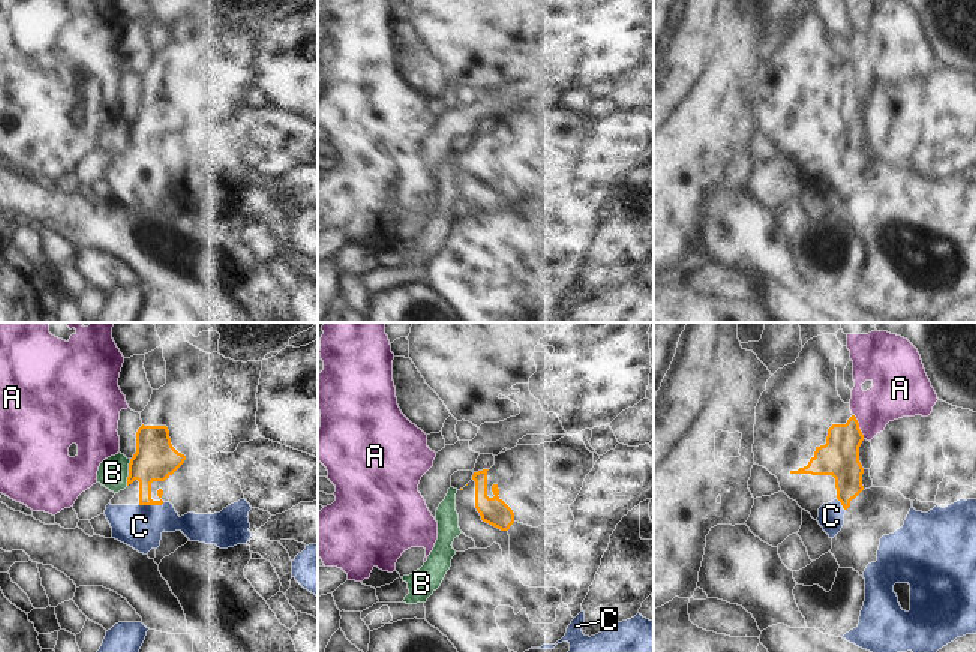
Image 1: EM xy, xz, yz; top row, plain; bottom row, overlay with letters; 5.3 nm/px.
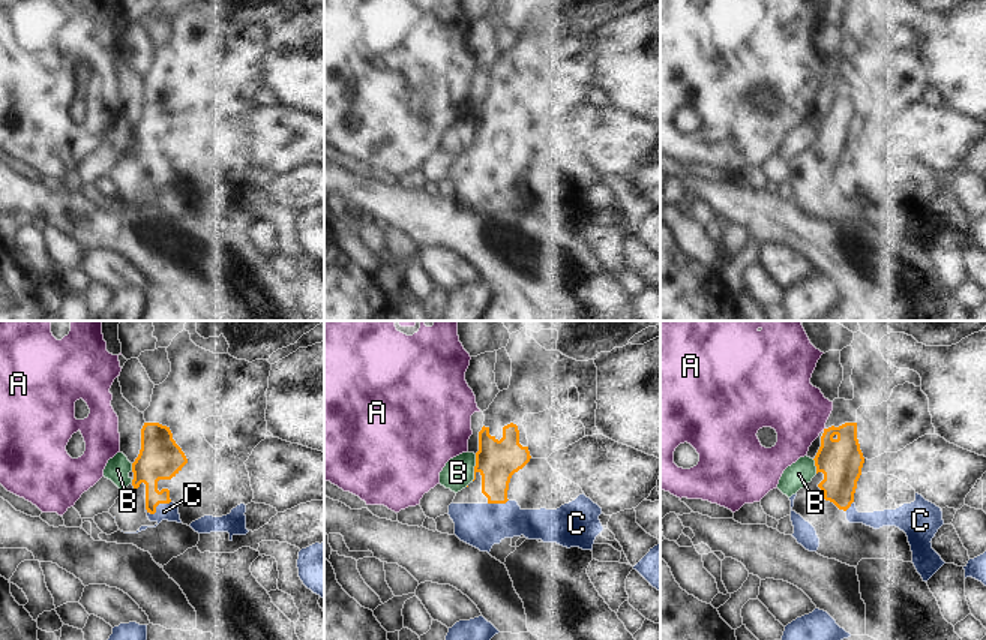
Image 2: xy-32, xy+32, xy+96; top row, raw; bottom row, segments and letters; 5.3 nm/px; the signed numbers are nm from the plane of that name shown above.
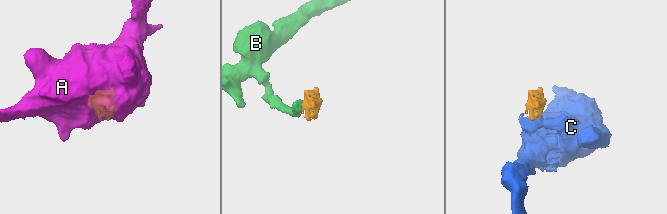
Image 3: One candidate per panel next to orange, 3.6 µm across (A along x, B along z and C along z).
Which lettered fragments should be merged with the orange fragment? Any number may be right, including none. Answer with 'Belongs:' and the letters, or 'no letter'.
Belongs: C

